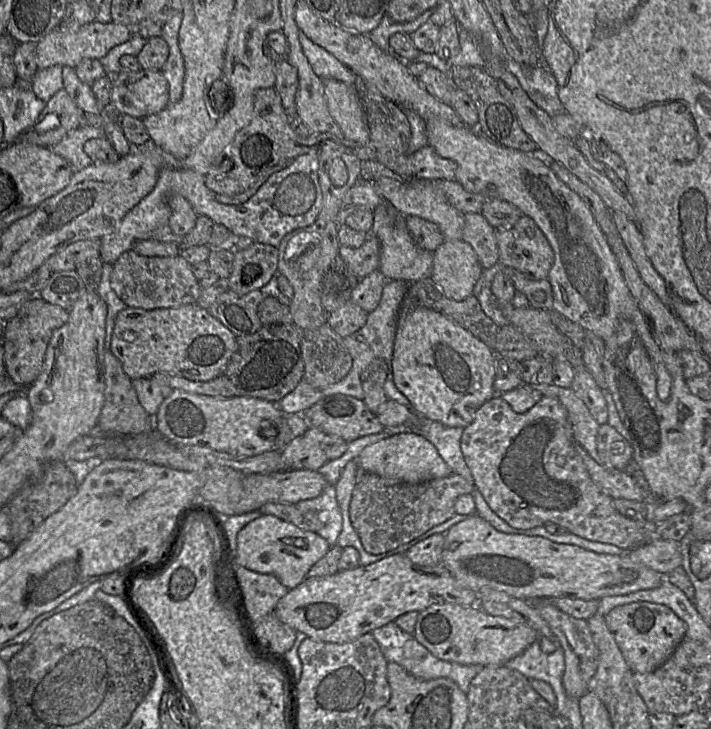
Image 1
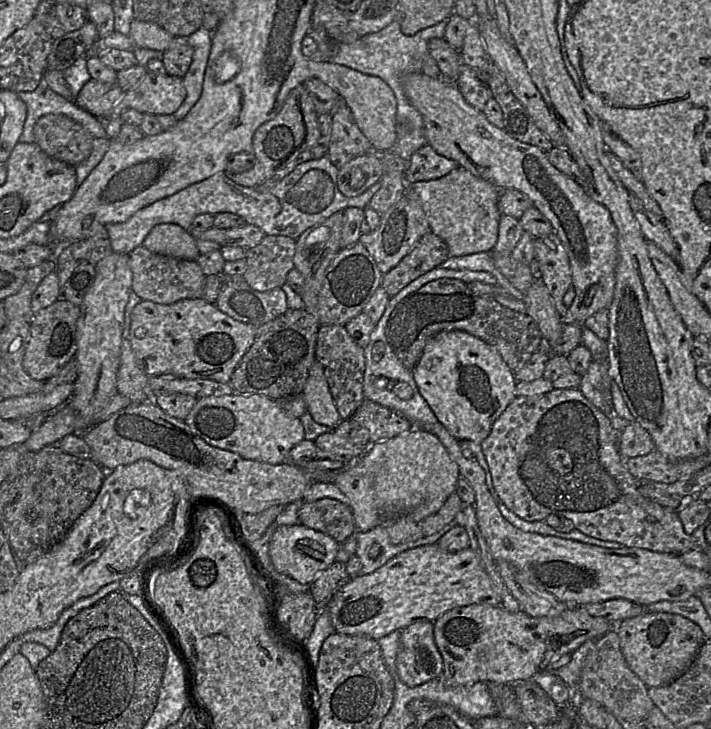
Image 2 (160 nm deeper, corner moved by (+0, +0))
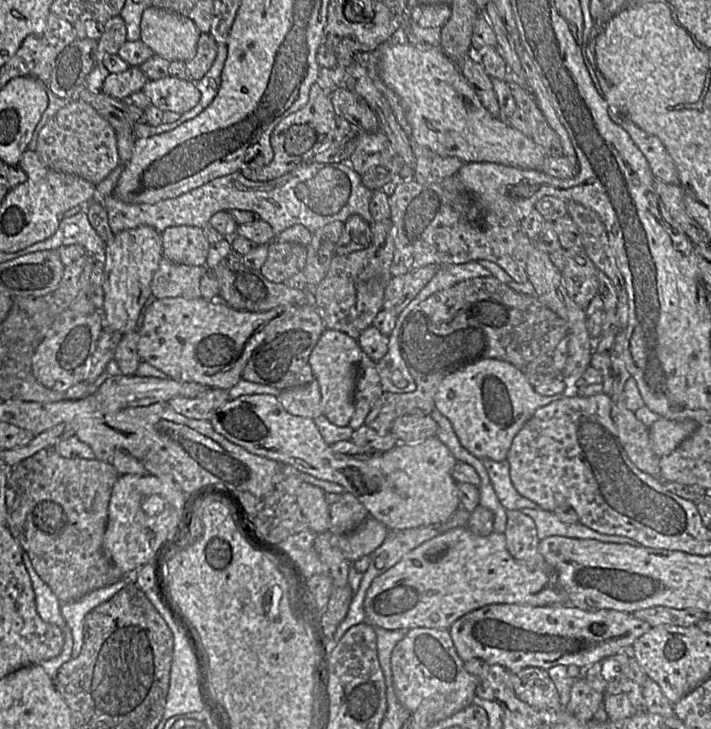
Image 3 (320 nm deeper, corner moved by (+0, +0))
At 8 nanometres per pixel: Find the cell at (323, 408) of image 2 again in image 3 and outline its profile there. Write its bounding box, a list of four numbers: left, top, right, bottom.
[309,329,365,427]

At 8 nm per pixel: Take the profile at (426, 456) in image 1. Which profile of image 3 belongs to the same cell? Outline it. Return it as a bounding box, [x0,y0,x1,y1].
[209,395,460,531]

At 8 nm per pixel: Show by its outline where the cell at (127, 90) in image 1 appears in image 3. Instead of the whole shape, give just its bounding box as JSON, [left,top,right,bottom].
[142,76,201,114]

